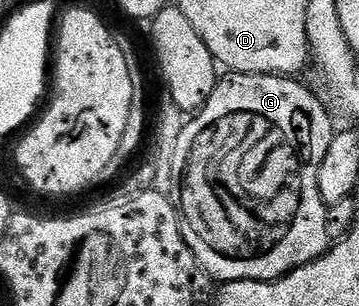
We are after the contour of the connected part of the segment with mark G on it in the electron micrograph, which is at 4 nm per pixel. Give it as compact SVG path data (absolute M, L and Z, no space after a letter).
M229 73L227 76L221 77L216 83L214 92L206 100L206 104L195 115L193 120L185 121L184 131L178 137L177 148L174 151L173 158L173 188L176 193L171 195L173 206L178 208L178 217L180 220L180 231L186 240L186 244L190 244L190 252L194 252L194 256L198 260L201 268L207 272L210 277L217 283L223 284L226 282L274 282L278 278L284 278L290 272L294 272L298 268L302 268L306 264L310 264L314 260L318 260L330 248L330 239L326 232L326 216L328 215L328 205L322 200L322 192L318 192L318 172L322 168L322 160L326 160L326 152L330 148L334 137L334 119L328 114L328 109L322 105L319 97L315 93L312 94L306 87L292 76L281 76L279 74L234 74Z

